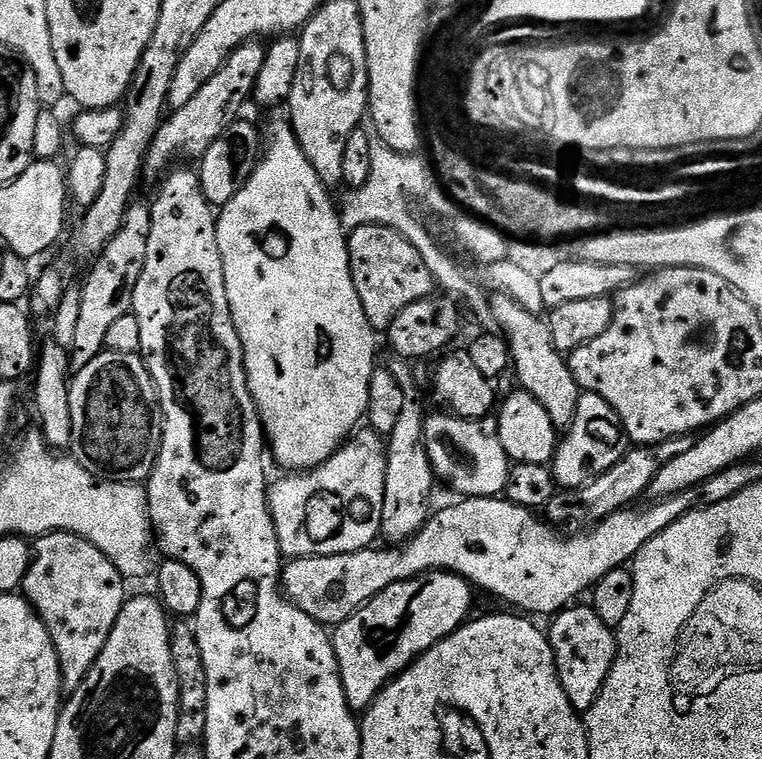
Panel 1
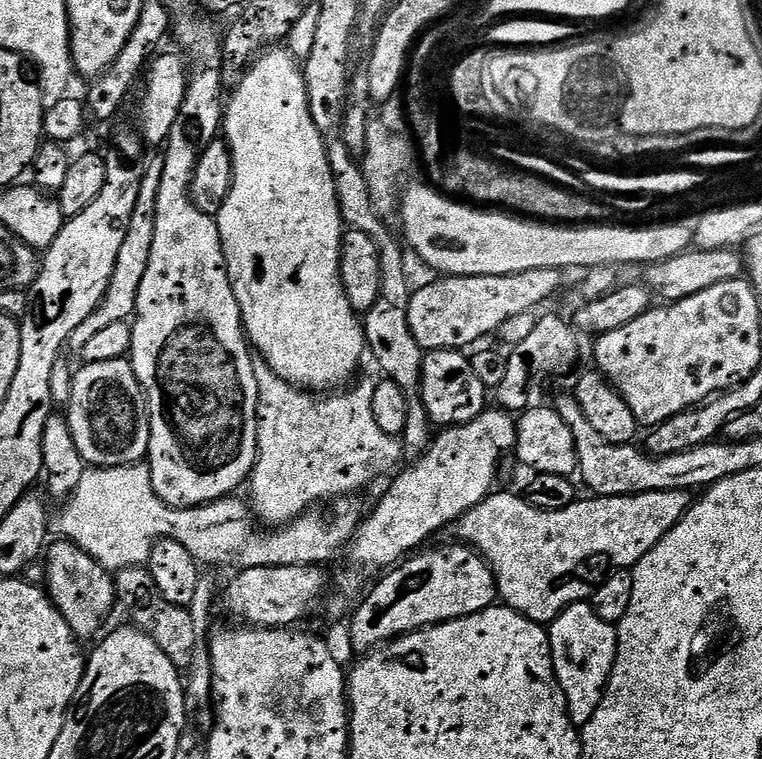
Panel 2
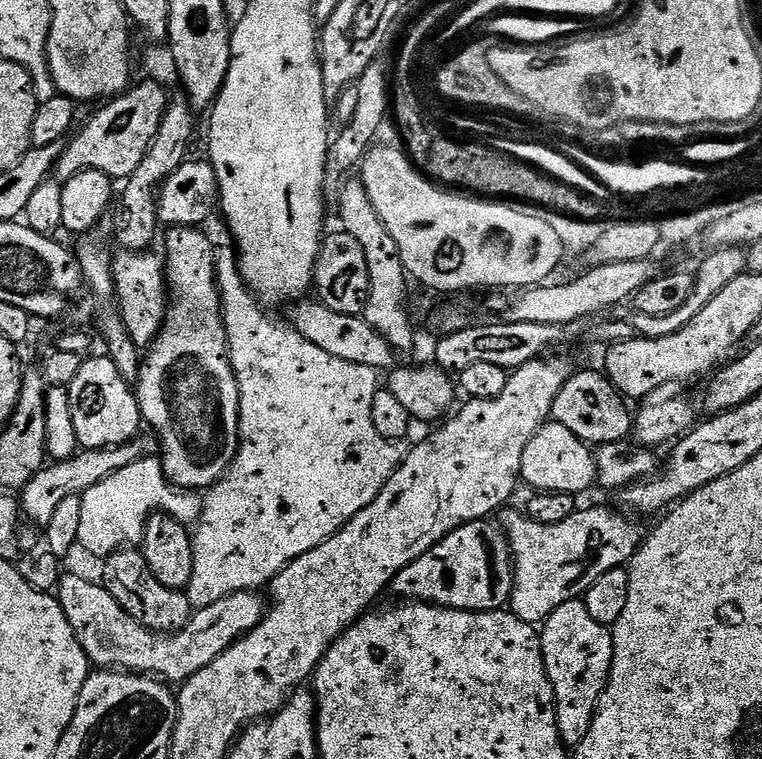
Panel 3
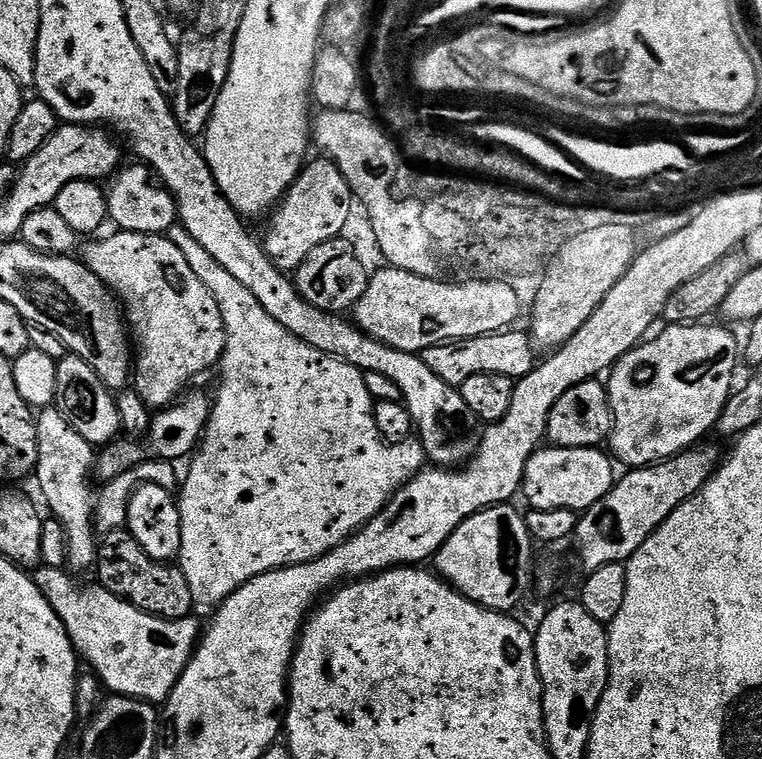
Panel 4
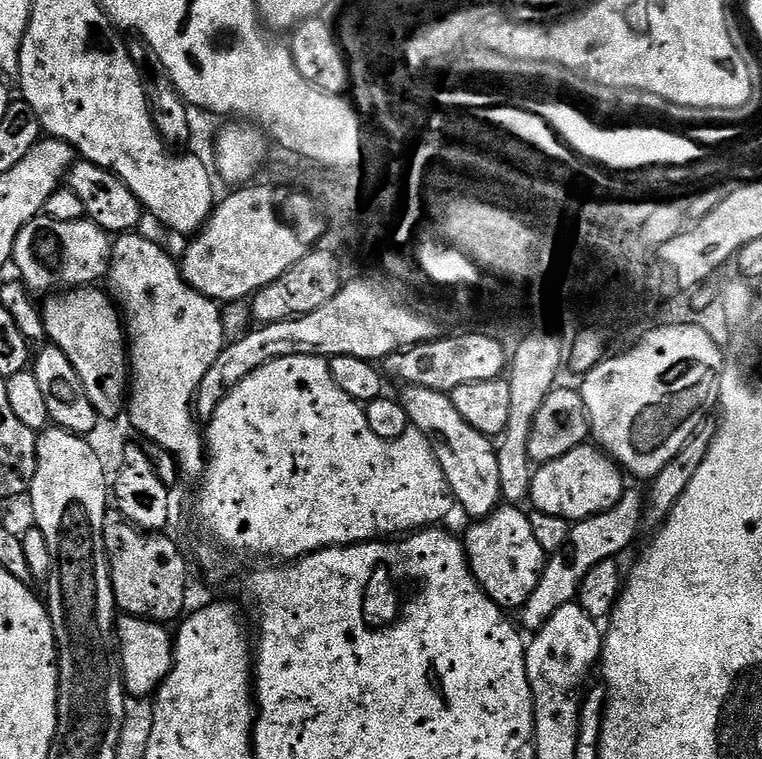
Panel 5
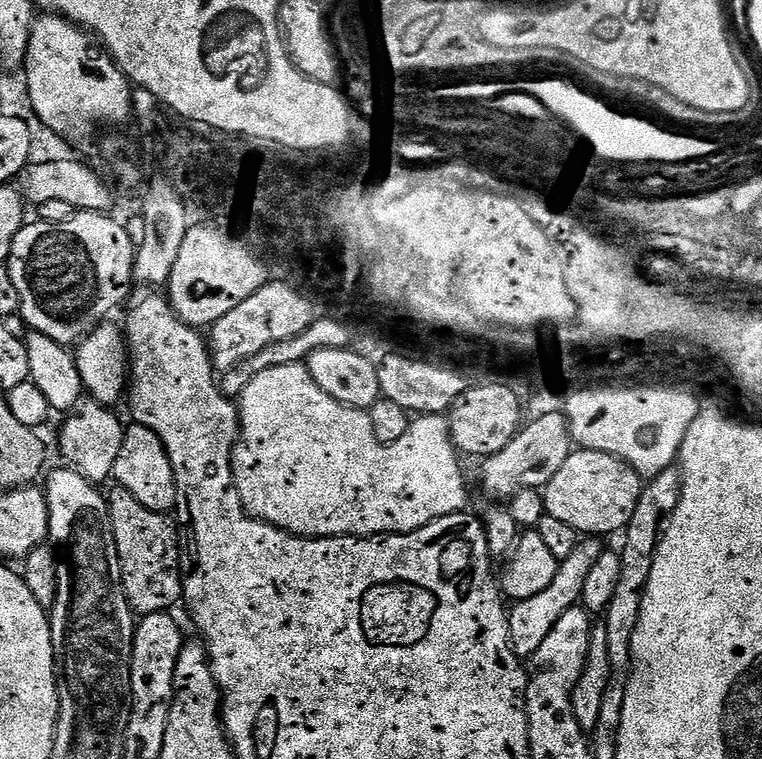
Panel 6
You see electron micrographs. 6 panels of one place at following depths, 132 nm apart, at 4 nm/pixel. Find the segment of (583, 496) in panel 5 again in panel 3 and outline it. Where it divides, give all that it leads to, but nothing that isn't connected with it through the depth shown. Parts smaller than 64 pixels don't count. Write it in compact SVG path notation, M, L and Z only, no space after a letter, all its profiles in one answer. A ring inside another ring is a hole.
M555 422L543 424L530 438L526 450L522 454L522 470L520 479L526 485L536 488L537 493L561 492L567 496L576 496L587 490L591 484L597 483L596 458L593 449L579 440L566 426Z

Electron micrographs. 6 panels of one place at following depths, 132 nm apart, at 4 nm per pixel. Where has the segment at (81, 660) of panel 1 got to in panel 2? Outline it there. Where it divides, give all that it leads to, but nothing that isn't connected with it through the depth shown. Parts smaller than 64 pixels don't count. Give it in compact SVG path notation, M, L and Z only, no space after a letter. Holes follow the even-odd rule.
M56 538L47 545L46 561L48 560L48 584L46 583L46 591L48 597L52 600L52 604L62 614L62 618L66 618L66 626L70 626L72 633L76 635L77 640L87 642L91 636L99 637L101 635L100 627L104 624L104 619L112 612L112 607L117 607L116 598L116 581L113 573L107 568L102 567L94 558L90 558L90 554L86 554L86 550L82 550L71 540Z

